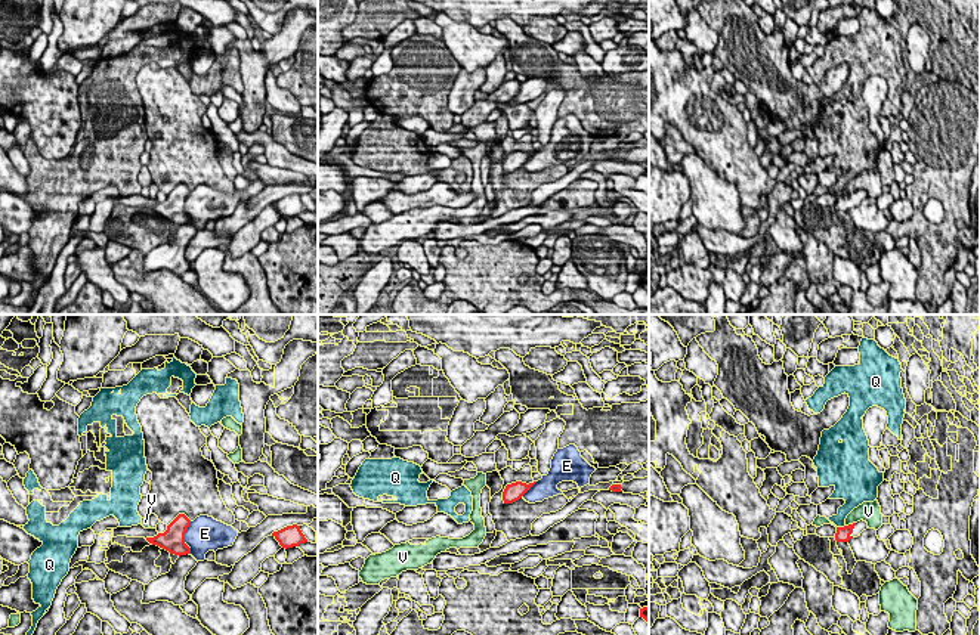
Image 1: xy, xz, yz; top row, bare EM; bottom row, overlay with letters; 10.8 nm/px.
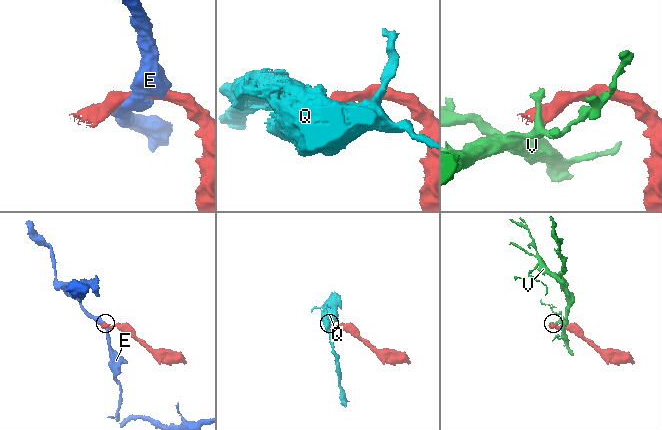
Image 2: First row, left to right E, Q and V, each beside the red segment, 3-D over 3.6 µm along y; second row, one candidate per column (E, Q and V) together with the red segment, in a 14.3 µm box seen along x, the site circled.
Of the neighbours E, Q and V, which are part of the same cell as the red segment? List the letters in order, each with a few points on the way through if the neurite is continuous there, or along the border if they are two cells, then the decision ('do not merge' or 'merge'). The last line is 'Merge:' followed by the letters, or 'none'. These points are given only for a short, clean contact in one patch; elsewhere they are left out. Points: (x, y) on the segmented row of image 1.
E: do not merge
Q: border along yz (844, 524), (837, 527); do not merge
V: border along yz (855, 522), (846, 526); do not merge
Merge: none

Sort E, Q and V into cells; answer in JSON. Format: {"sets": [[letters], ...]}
{"sets": [["E"], ["Q"], ["V"]]}

